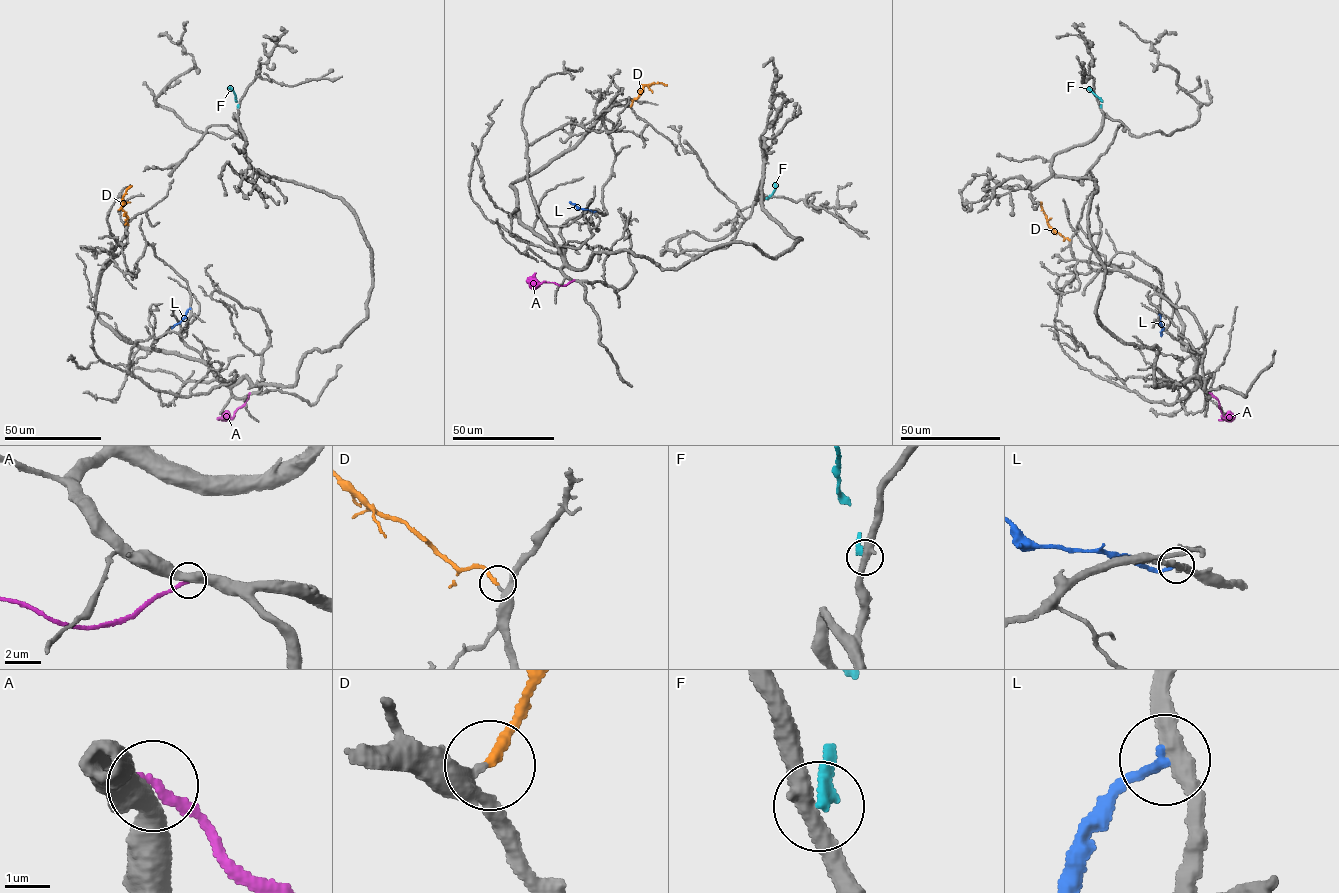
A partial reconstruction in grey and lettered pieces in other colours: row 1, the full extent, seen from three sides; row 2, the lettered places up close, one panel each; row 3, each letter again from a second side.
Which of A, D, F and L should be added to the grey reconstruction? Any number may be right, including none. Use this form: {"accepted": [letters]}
{"accepted": ["D"]}

